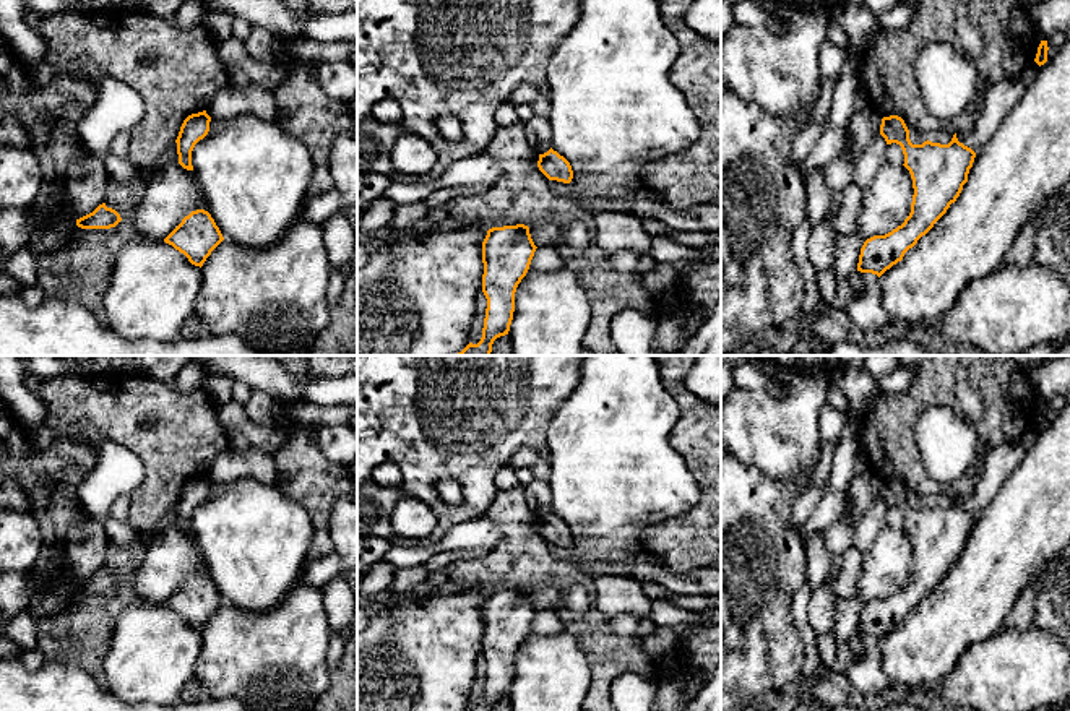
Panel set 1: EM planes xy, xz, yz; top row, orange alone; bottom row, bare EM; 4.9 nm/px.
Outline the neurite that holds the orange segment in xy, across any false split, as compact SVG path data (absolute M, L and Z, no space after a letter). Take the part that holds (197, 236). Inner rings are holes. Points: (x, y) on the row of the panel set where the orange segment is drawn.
M205 209L192 211L164 239L166 243L183 253L195 266L203 266L211 252L224 240L211 214Z

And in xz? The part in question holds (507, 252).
M524 224L492 227L482 242L482 292L487 299L482 338L455 356L490 356L497 338L508 334L515 312L515 292L536 252Z

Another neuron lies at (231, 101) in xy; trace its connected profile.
M229 83L206 107L206 114L214 120L229 120L244 114L253 114L260 118L274 122L276 112L273 91L252 83L247 86Z

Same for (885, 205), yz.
M885 164L872 185L862 192L862 209L856 232L865 240L901 226L911 213L913 179L904 166Z

